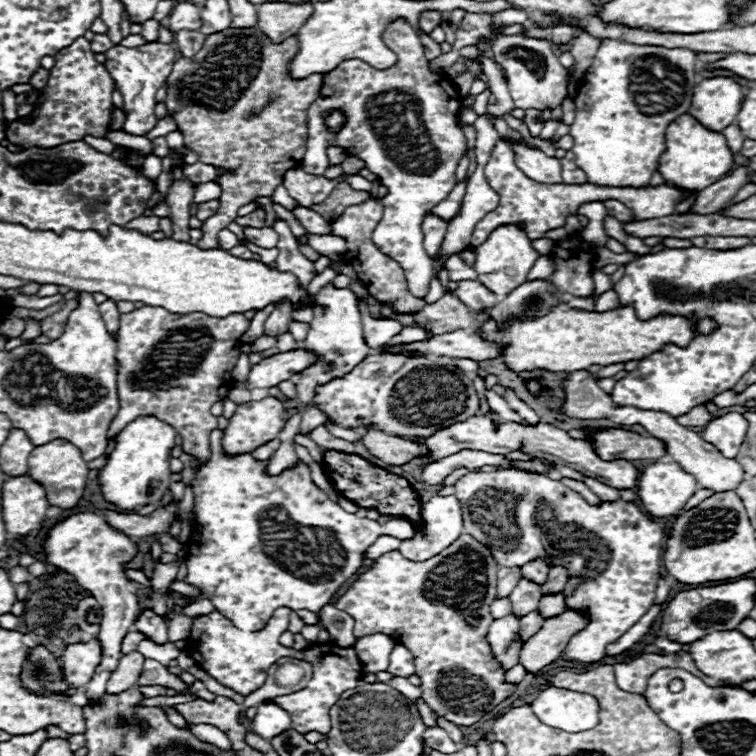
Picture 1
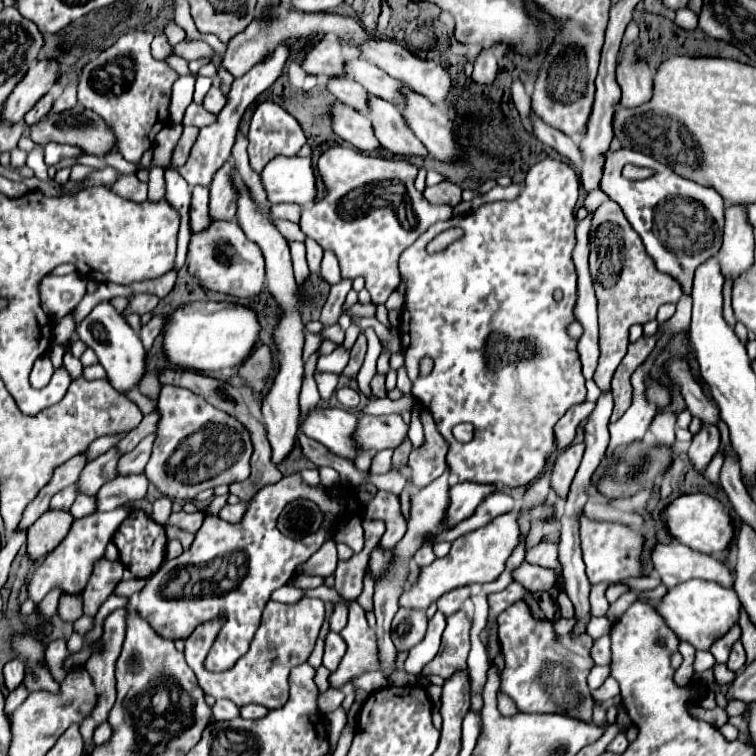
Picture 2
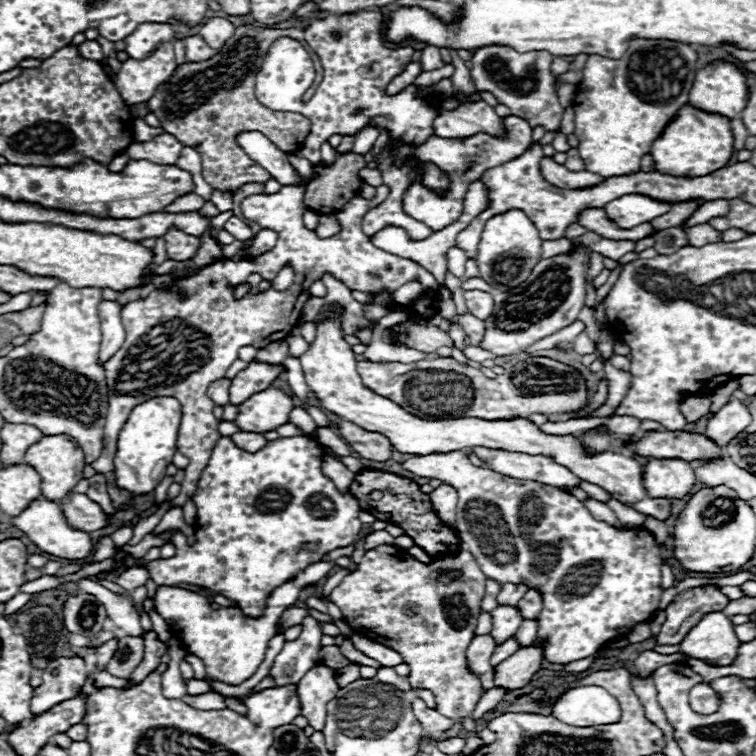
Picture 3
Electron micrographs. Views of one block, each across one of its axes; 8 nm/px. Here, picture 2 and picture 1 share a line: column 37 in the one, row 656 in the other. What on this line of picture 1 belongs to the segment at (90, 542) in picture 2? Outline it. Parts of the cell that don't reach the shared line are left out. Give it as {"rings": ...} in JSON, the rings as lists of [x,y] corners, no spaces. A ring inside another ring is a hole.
{"rings":[[[516,468],[466,474],[454,484],[454,488],[462,504],[464,532],[486,544],[500,566],[524,566],[528,560],[546,554],[554,562],[554,566],[562,564],[570,570],[572,578],[564,588],[566,604],[568,608],[588,610],[592,614],[592,622],[586,630],[578,632],[568,642],[564,658],[578,662],[598,662],[600,658],[604,658],[606,646],[628,632],[654,604],[658,578],[662,572],[664,530],[658,526],[658,522],[650,520],[636,506],[636,502],[614,500],[592,506],[578,492],[566,488],[562,482],[550,480],[544,474],[522,472]],[[502,502],[508,502],[508,508],[514,512],[516,528],[502,528]]]}

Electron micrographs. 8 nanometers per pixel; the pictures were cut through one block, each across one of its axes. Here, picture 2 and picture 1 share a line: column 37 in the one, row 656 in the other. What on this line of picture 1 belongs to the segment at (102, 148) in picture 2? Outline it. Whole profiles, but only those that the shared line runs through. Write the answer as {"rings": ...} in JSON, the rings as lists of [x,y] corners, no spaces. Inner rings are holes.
{"rings":[[[130,652],[124,654],[118,668],[112,672],[106,692],[108,694],[120,694],[124,690],[130,690],[138,684],[138,678],[142,674],[142,664],[144,664],[144,656],[140,652]]]}

